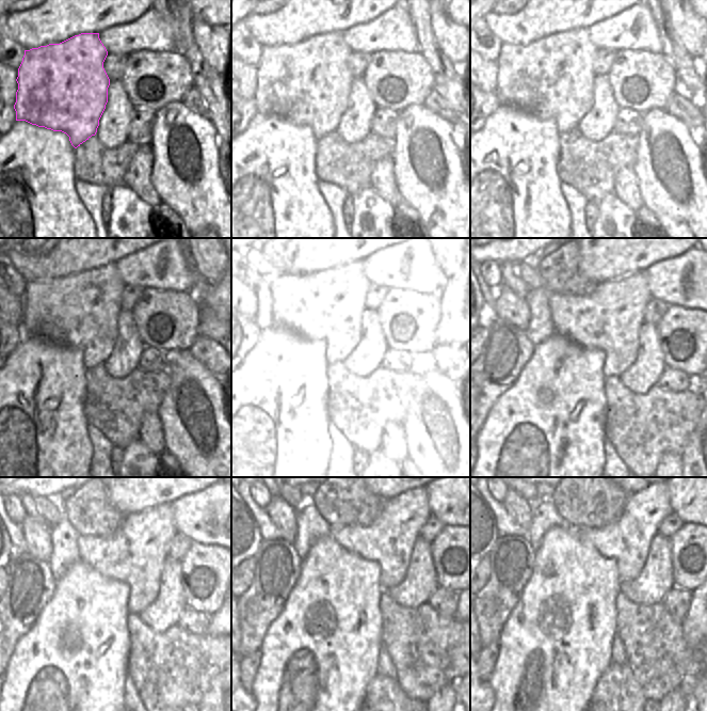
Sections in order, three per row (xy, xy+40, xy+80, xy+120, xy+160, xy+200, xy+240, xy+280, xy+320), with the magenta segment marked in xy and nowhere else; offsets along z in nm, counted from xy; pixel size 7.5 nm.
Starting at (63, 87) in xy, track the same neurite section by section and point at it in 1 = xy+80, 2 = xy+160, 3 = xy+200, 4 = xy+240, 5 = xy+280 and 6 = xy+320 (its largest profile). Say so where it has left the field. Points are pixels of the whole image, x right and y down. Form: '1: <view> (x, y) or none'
1: xy+80 (552, 79)
2: xy+160 (327, 305)
3: xy+200 (576, 317)
4: xy+240 (148, 536)
5: xy+280 (389, 539)
6: xy+320 (627, 540)

